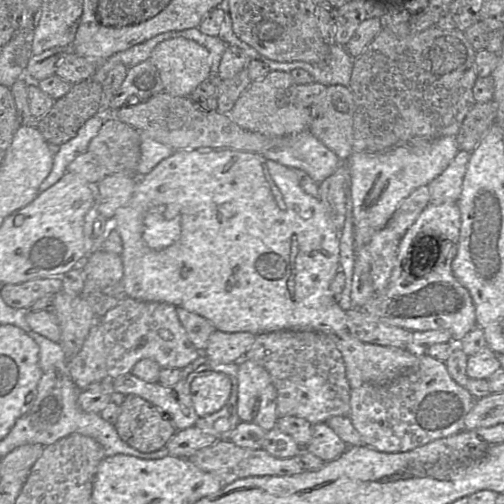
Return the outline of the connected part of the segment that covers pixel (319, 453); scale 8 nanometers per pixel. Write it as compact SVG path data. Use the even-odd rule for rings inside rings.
M322 422L313 425L311 440L305 448L324 462L328 462L344 453L348 445L326 422Z

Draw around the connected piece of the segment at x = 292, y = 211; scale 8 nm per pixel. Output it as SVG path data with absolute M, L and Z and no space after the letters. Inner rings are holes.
M200 147L193 150L176 150L160 161L149 173L136 177L136 184L129 201L118 208L111 218L122 240L120 254L123 264L123 284L127 297L147 302L165 302L196 313L222 332L251 332L255 335L283 330L316 331L330 336L342 354L346 377L351 389L364 385L384 385L407 374L416 367L421 354L406 348L365 343L354 337L348 326L345 311L342 310L330 290L330 284L340 270L340 233L333 225L328 213L317 197L307 194L300 186L296 168L290 168L270 160L257 152L234 149L213 149Z

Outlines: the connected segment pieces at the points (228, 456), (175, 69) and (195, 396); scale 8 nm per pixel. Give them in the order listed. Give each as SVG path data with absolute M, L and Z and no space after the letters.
M217 440L213 445L195 452L188 458L197 468L217 478L222 487L236 480L254 476L290 476L305 471L299 457L278 458L263 449L249 449L237 446L230 440Z
M183 37L159 43L150 55L159 70L164 91L189 97L210 74L210 55L197 42Z
M204 371L191 383L191 398L196 414L204 417L219 411L227 402L232 388L228 375Z

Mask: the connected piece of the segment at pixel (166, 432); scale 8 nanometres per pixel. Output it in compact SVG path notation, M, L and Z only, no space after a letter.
M126 395L114 424L119 437L142 453L165 449L178 431L169 417L136 395Z

